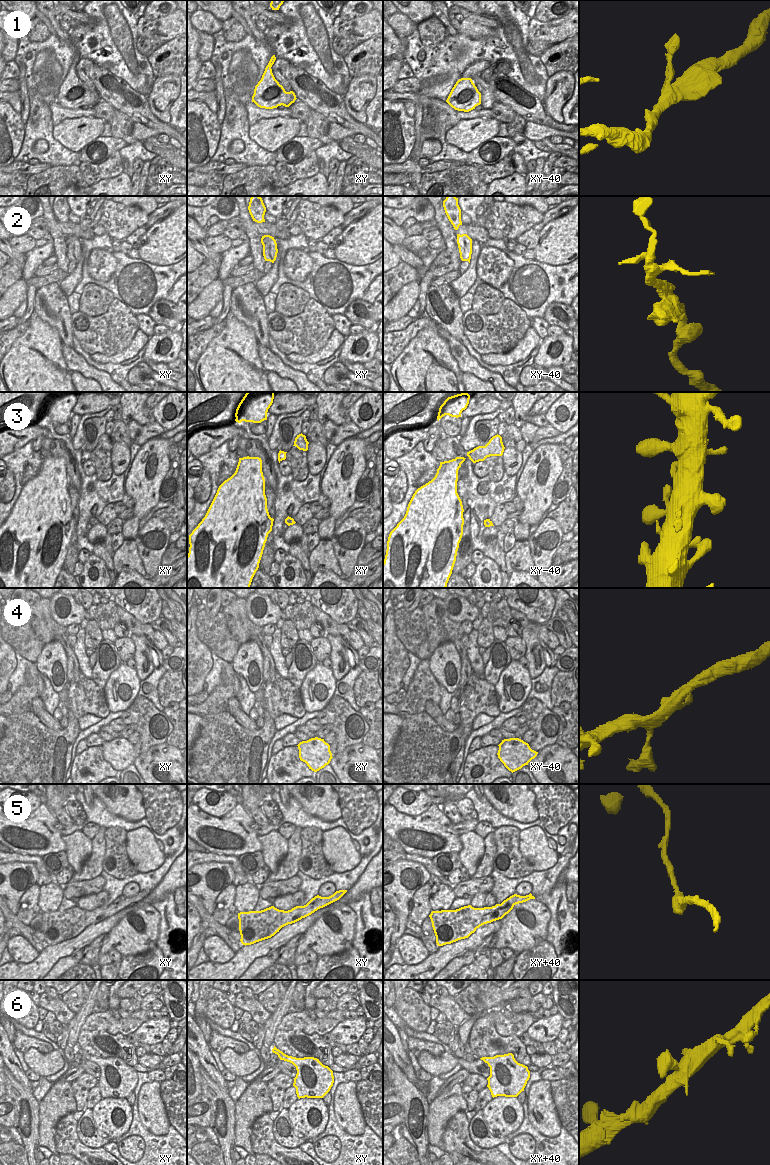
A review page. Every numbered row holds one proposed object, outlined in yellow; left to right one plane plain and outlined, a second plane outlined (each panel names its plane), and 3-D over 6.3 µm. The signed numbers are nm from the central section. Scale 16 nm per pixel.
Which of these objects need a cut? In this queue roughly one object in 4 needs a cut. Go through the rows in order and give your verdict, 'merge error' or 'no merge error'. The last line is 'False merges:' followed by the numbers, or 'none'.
1: merge error
2: no merge error
3: no merge error
4: no merge error
5: no merge error
6: no merge error
False merges: 1

